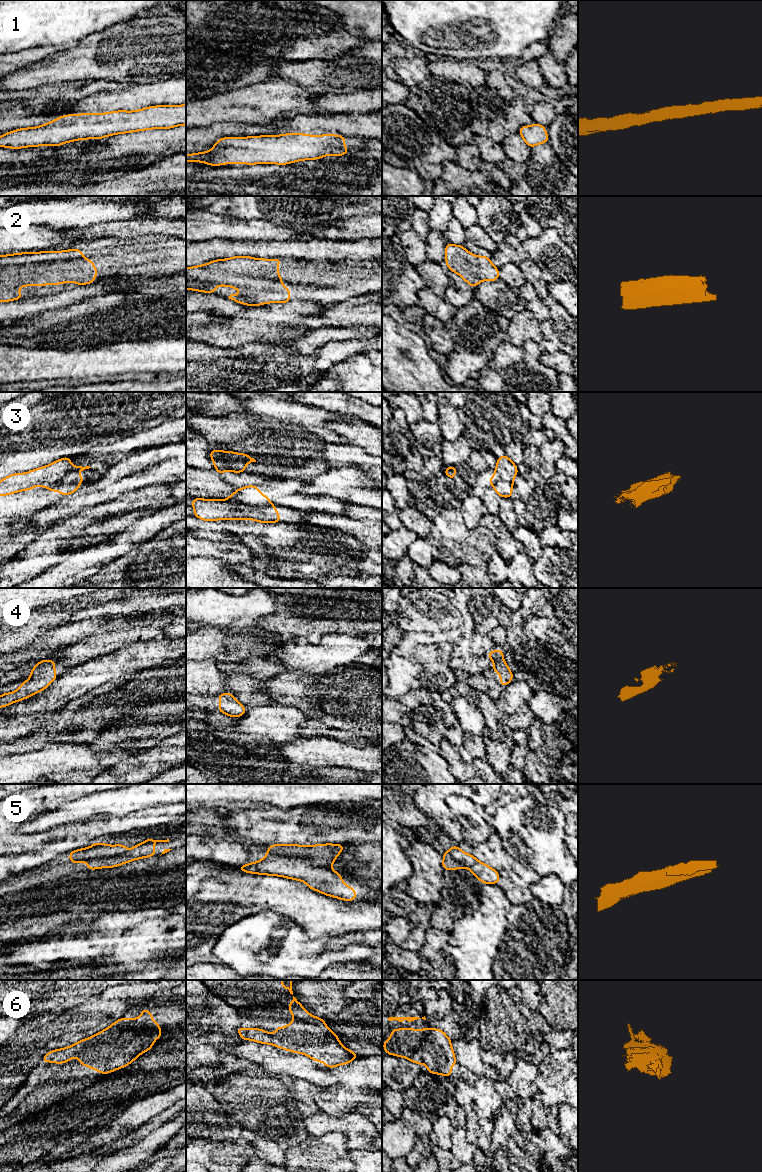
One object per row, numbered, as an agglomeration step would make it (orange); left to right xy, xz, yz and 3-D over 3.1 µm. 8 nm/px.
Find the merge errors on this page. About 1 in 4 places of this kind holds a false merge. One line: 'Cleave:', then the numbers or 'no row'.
Cleave: 3, 5

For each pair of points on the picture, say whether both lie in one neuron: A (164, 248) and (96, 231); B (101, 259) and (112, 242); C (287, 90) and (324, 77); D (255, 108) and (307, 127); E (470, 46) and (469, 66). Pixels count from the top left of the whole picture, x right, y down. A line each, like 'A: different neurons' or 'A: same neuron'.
A: different neurons
B: same neuron
C: different neurons
D: different neurons
E: different neurons

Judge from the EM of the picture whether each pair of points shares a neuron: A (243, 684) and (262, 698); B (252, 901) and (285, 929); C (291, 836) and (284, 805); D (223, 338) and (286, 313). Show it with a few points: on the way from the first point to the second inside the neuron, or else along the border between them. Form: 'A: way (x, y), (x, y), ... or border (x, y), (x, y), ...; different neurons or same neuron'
A: way (248, 689), (257, 695); same neuron
B: border (287, 915), (268, 910), (258, 910), (242, 918); different neurons
C: border (270, 805), (279, 807), (282, 810), (308, 806); different neurons
D: way (239, 330), (250, 325), (264, 325), (270, 321); same neuron

